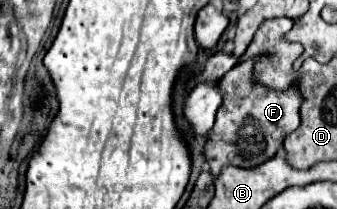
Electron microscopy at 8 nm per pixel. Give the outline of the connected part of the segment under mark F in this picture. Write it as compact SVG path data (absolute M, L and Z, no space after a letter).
M250 59L232 67L220 79L220 89L224 93L224 103L216 113L216 123L204 145L204 155L214 177L218 177L226 165L256 167L274 157L284 137L300 125L302 105L298 83L292 83L286 91L272 91L254 79L254 61Z

